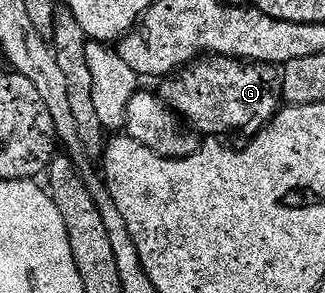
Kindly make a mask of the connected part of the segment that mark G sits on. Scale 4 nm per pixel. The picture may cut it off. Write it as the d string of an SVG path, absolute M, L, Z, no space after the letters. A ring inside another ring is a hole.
M208 55L166 76L161 86L161 98L180 119L207 137L254 137L281 110L281 75L269 63L248 63L242 59L230 59L227 55Z

